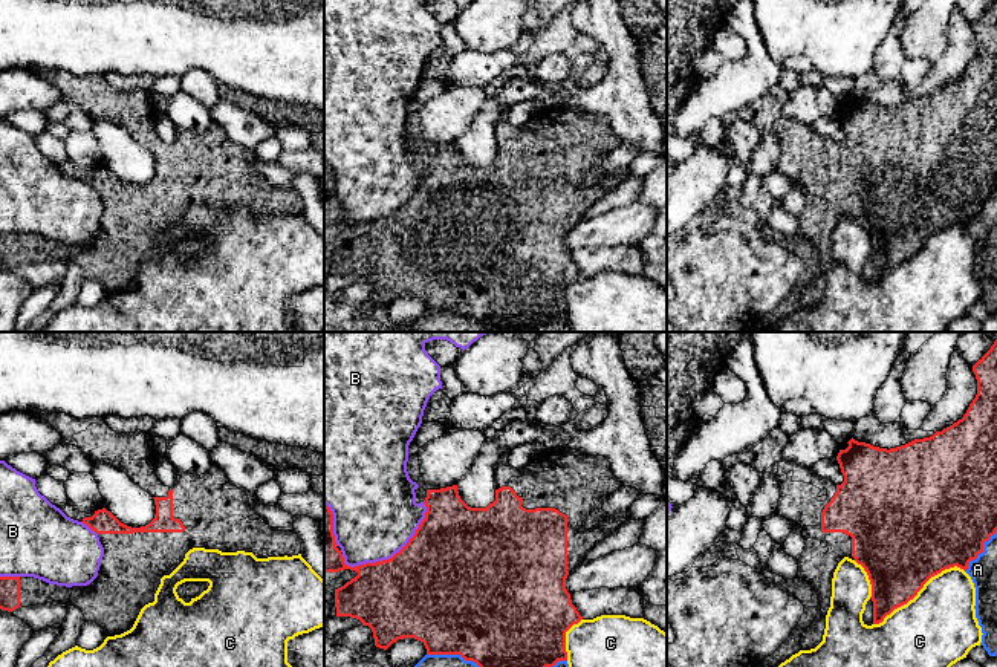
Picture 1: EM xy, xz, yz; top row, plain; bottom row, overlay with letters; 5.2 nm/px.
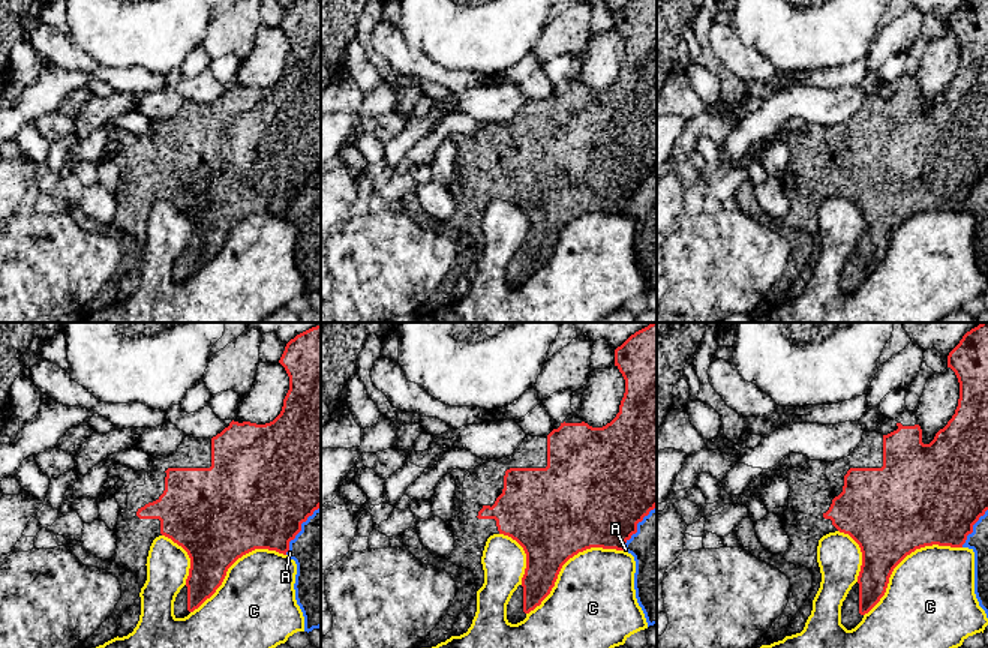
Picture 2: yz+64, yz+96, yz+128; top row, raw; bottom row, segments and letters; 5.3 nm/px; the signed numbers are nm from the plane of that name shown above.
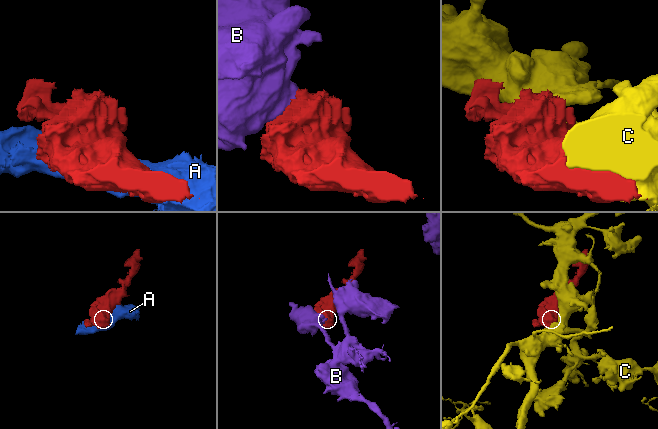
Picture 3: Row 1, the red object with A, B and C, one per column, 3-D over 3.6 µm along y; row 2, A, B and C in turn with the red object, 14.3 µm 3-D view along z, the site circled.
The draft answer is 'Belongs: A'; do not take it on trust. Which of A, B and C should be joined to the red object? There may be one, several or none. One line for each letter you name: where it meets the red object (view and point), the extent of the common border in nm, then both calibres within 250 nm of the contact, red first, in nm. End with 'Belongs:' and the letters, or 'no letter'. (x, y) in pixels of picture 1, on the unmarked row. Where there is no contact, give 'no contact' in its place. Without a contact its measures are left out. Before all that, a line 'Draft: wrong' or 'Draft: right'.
Draft: wrong
Belongs: no letter

